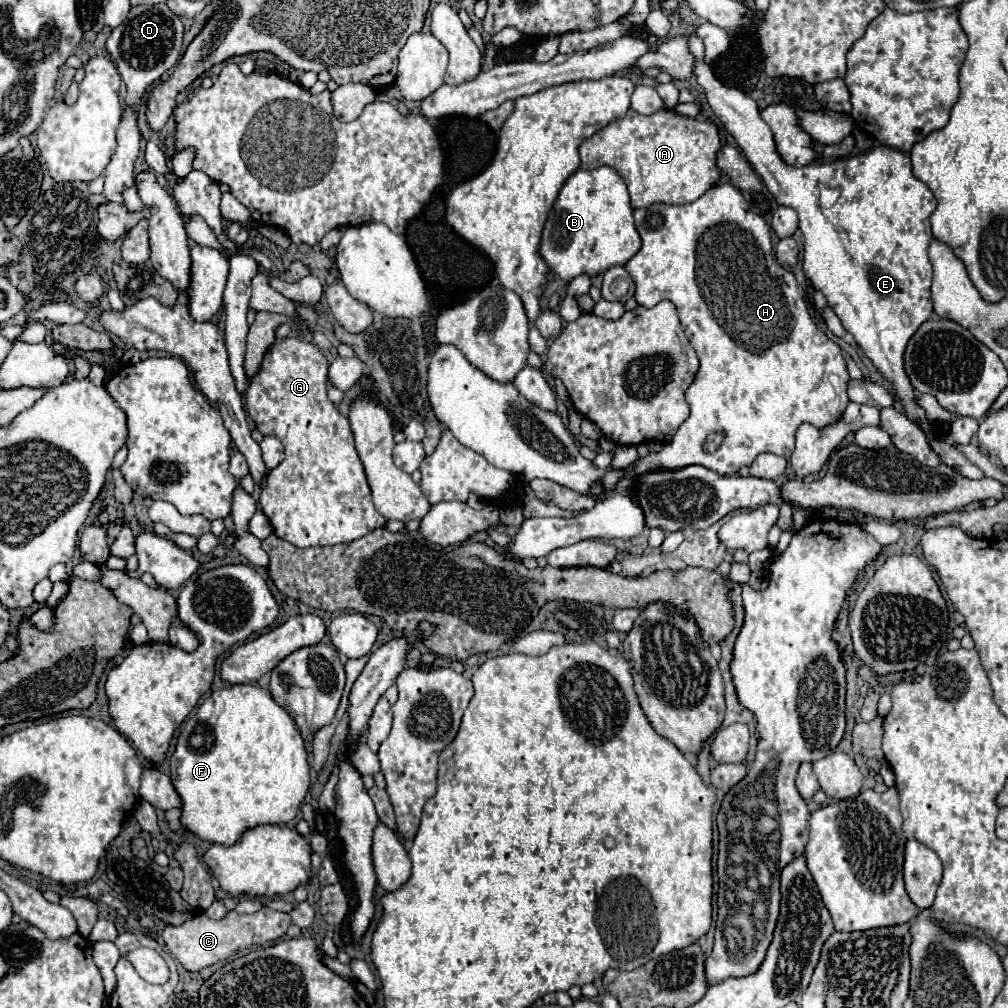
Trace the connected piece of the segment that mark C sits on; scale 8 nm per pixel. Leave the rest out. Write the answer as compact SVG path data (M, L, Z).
M262 906L254 914L238 914L232 910L224 920L210 920L204 914L196 914L192 920L182 926L166 926L164 928L164 944L170 954L188 970L198 972L206 966L212 966L220 960L226 960L250 946L260 946L266 942L274 942L286 934L290 926L290 916L284 912L276 912L268 906Z

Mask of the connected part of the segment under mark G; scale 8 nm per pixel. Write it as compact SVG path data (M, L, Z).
M300 338L276 340L262 360L262 368L252 378L248 392L244 394L248 416L254 420L262 434L274 434L282 444L286 458L268 472L266 484L260 494L262 512L268 516L274 534L296 548L344 544L370 534L376 528L386 526L386 518L374 508L372 492L366 480L364 466L354 448L354 436L350 432L348 418L326 396L328 360L318 346Z

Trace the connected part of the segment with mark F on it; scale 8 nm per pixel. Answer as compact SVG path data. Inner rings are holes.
M230 684L212 692L184 722L170 758L170 778L182 798L182 824L202 840L232 846L250 828L294 820L310 786L310 764L294 720L282 712L270 692L254 684Z

